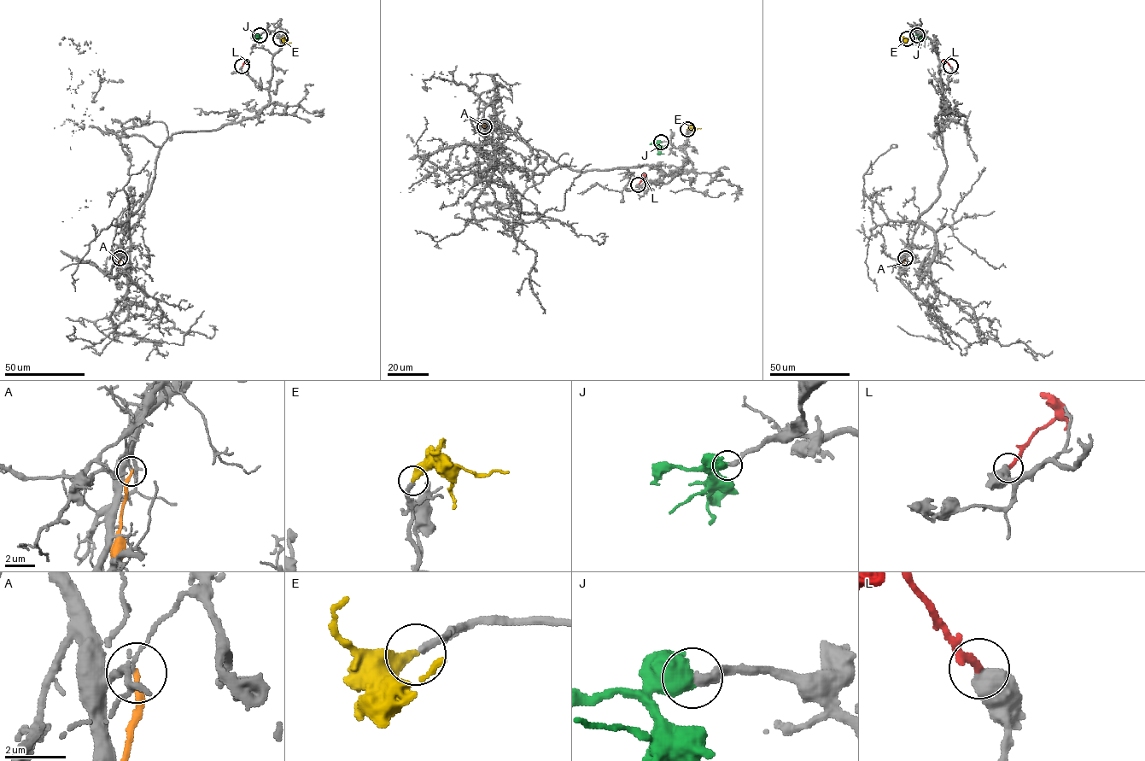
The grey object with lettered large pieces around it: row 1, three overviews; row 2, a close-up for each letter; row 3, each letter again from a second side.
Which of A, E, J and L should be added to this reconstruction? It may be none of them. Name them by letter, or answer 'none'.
E, J, L

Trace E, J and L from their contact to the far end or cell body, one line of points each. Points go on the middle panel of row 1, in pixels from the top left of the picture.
E: (687, 130), (700, 128)
J: (661, 142), (658, 151), (663, 154)
L: (639, 184), (645, 178), (642, 174)

